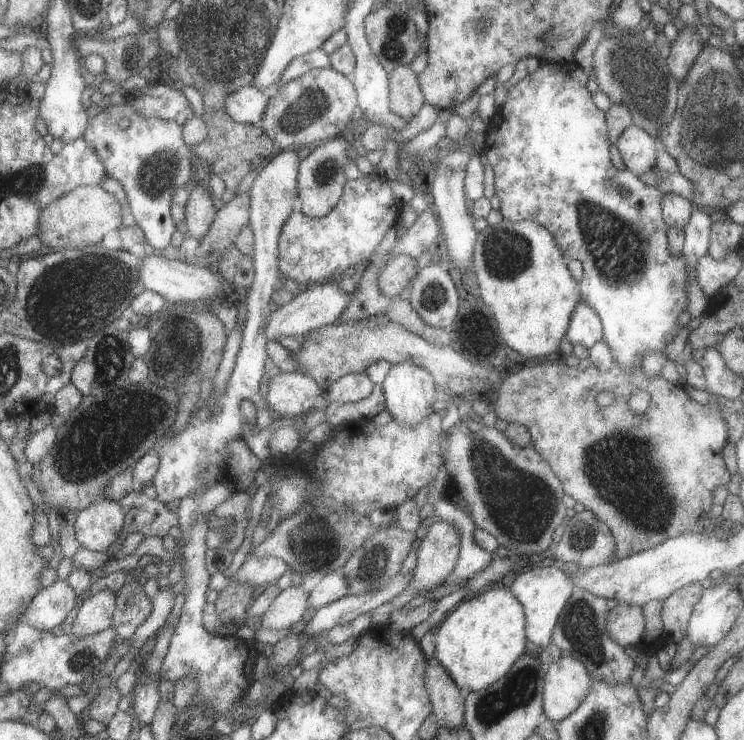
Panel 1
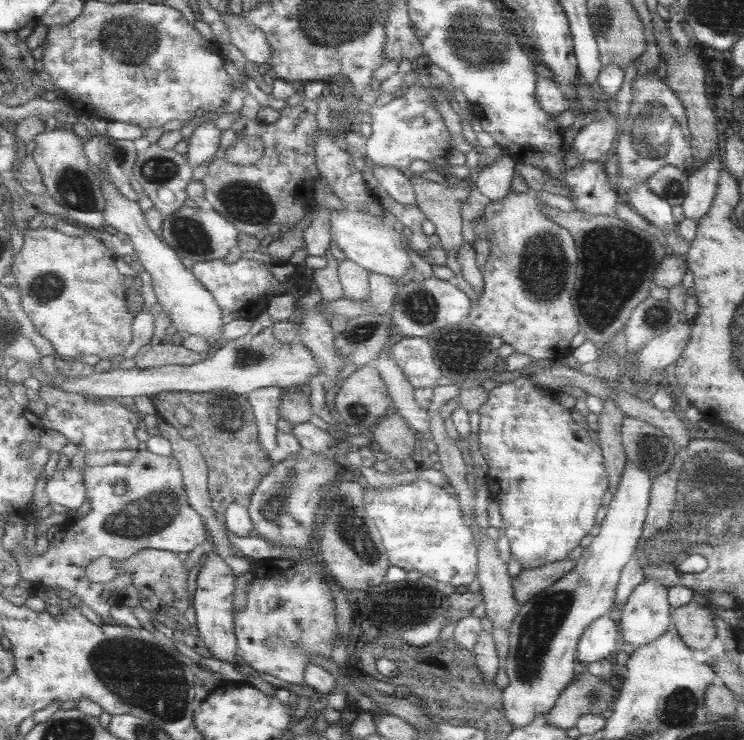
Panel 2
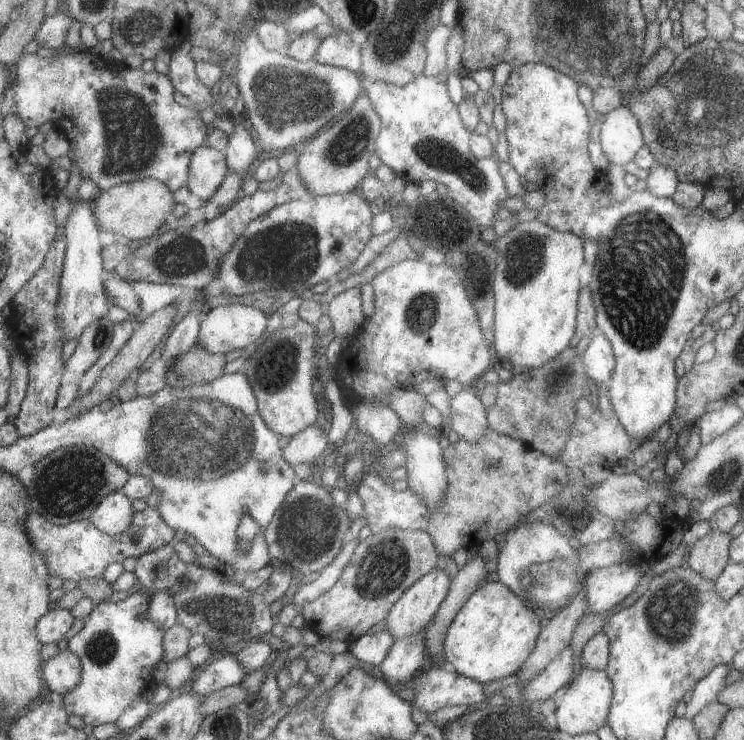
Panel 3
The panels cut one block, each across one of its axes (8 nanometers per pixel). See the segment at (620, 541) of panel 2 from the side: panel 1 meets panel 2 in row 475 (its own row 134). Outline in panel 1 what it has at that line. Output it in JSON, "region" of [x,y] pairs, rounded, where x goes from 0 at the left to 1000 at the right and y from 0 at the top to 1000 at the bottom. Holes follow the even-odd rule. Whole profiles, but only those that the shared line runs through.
{"region":[[[845,170],[829,189],[829,203],[835,208],[835,219],[843,232],[851,232],[856,241],[867,232],[880,230],[880,205],[886,197],[880,186],[875,186],[867,176],[856,170]]]}

